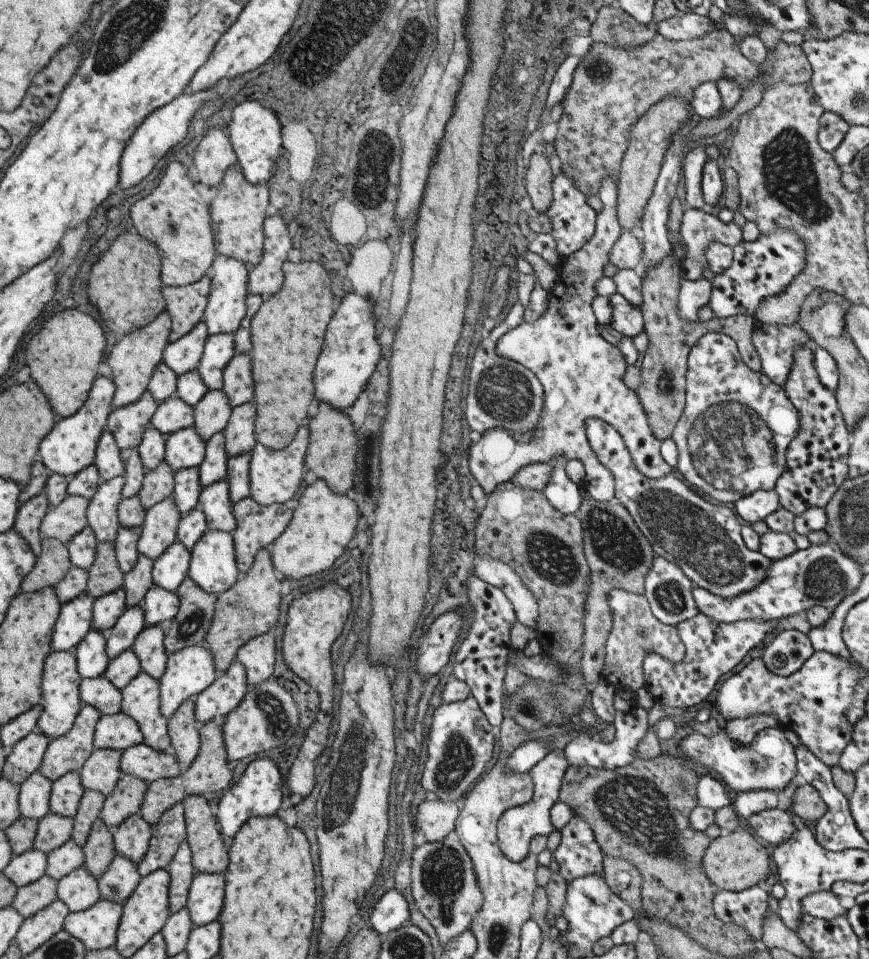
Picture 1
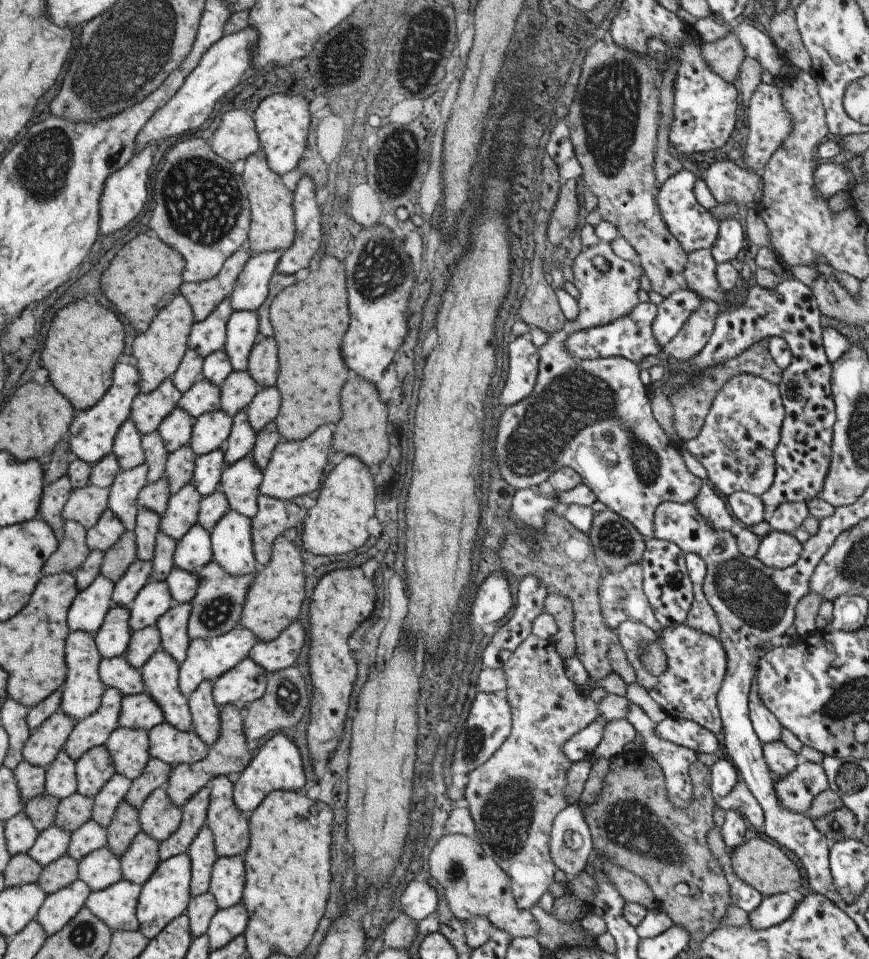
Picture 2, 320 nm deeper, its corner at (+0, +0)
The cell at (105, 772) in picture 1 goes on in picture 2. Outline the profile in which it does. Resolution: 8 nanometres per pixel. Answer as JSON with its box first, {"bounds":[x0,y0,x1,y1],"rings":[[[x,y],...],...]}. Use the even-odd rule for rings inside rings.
{"bounds":[103,727,150,781],"rings":[[[117,727],[103,746],[111,758],[114,773],[133,781],[143,772],[145,764],[150,760],[147,754],[148,732],[141,728]]]}

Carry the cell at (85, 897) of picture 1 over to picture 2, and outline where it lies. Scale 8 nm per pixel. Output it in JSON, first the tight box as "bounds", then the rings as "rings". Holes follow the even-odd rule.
{"bounds":[77,846,121,892],"rings":[[[103,846],[87,854],[77,864],[77,879],[87,884],[89,892],[97,892],[121,879],[119,858]]]}

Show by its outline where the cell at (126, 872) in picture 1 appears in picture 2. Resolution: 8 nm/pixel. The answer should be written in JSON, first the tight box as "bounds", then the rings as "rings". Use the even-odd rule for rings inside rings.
{"bounds":[119,832,158,887],"rings":[[[139,832],[119,858],[121,879],[141,887],[158,866],[157,852],[158,843],[145,832]]]}

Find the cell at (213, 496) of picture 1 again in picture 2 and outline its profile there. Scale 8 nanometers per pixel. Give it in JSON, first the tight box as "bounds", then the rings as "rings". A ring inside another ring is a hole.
{"bounds":[218,456,261,519],"rings":[[[249,456],[226,465],[221,472],[218,488],[227,500],[228,510],[251,519],[257,512],[256,499],[261,480],[261,471]]]}

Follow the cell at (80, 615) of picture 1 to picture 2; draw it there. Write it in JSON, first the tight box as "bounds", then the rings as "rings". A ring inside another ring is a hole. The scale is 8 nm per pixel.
{"bounds":[66,575,114,634],"rings":[[[98,575],[87,588],[75,594],[66,613],[68,631],[94,634],[101,627],[105,614],[113,606],[113,586],[114,582]]]}

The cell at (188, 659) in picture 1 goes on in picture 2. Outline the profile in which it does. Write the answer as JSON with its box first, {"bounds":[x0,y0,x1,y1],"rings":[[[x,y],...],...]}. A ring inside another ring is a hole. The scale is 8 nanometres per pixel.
{"bounds":[177,625,257,698],"rings":[[[240,625],[221,636],[191,639],[185,652],[185,660],[178,665],[177,688],[179,688],[179,692],[188,698],[202,681],[215,681],[227,670],[231,670],[233,666],[244,660],[256,642],[257,638]]]}

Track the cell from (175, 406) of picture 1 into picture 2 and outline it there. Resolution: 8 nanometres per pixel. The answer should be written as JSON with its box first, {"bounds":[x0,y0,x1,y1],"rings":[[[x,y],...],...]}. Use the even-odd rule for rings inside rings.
{"bounds":[177,378,219,420],"rings":[[[199,378],[186,392],[181,393],[177,400],[177,408],[185,410],[193,420],[200,415],[219,409],[219,388],[211,382]]]}

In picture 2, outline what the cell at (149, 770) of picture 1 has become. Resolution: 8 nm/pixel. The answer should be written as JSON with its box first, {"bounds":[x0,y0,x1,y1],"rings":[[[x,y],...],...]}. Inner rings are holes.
{"bounds":[148,721,208,766],"rings":[[[164,721],[148,731],[149,758],[161,760],[167,766],[195,763],[202,760],[207,752],[208,747],[192,729],[179,732]]]}

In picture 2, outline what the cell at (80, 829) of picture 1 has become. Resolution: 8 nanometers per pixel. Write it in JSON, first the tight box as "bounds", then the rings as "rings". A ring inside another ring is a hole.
{"bounds":[90,773,131,828],"rings":[[[114,773],[101,788],[99,792],[92,797],[93,805],[91,808],[90,819],[99,826],[106,828],[111,822],[113,812],[117,804],[123,800],[131,781],[127,780],[125,776]]]}

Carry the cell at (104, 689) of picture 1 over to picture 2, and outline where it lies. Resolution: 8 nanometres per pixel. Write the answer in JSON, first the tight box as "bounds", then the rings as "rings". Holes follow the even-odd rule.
{"bounds":[97,655,143,696],"rings":[[[123,655],[99,660],[97,676],[105,688],[115,688],[121,696],[139,694],[143,691],[140,670],[131,668]]]}

